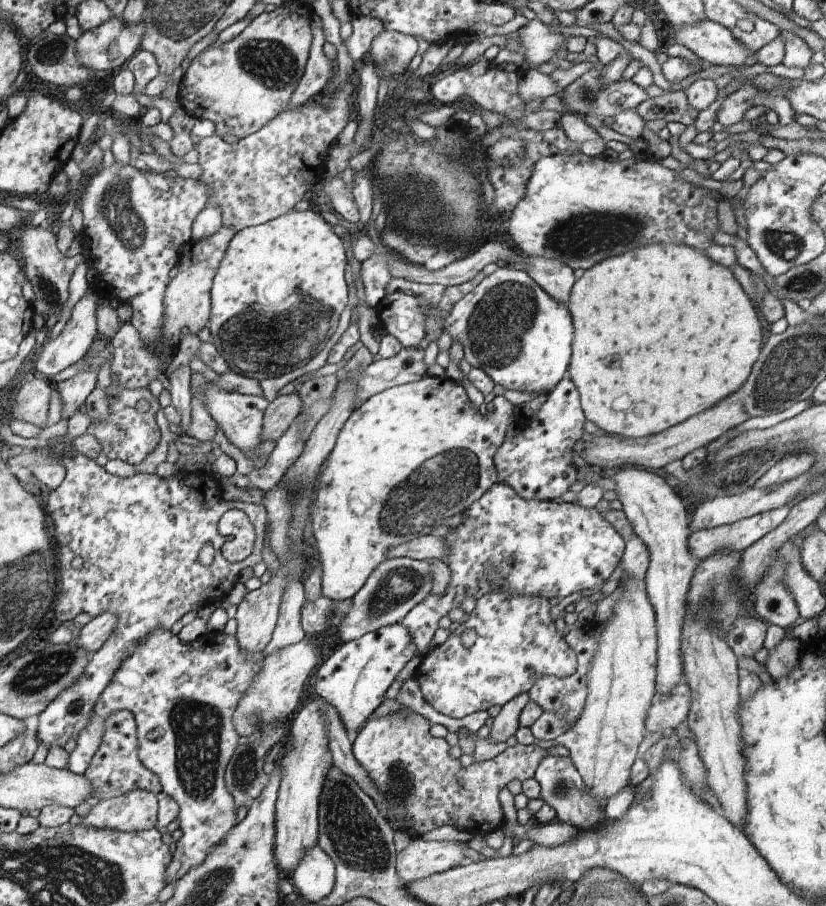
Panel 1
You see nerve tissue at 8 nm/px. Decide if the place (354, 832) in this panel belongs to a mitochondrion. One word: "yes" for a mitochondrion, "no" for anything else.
yes

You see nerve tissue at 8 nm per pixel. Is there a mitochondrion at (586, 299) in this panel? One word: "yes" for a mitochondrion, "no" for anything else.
no

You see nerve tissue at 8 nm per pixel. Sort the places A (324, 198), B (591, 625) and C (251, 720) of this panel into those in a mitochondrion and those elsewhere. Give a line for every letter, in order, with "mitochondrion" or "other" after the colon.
A: other
B: other
C: mitochondrion

